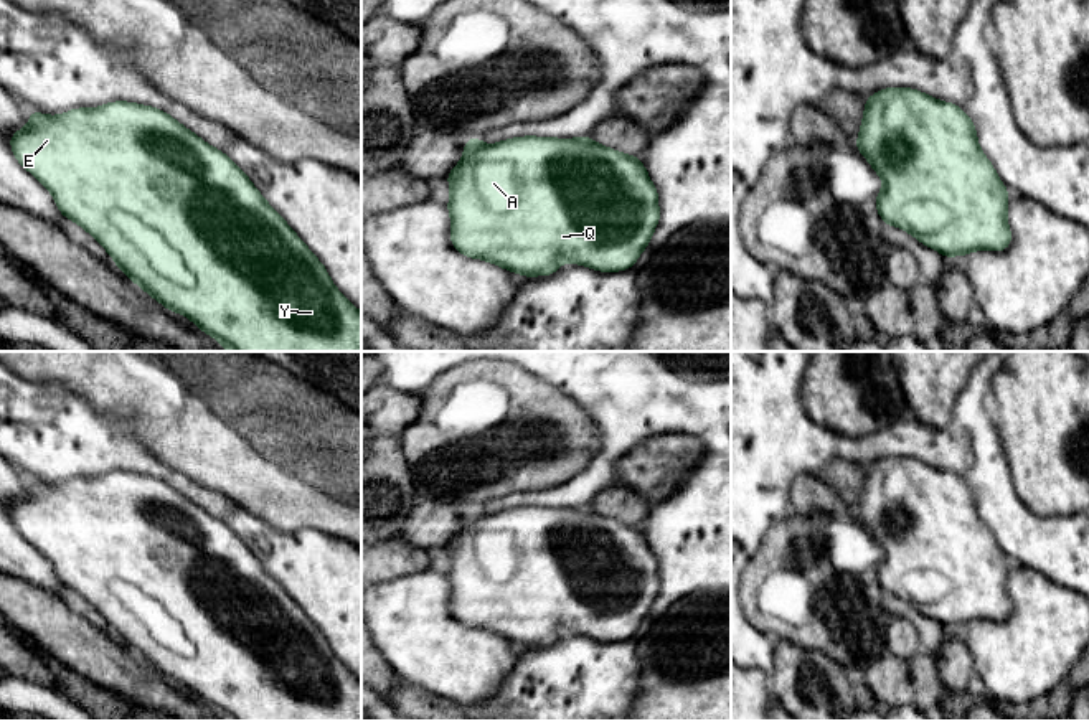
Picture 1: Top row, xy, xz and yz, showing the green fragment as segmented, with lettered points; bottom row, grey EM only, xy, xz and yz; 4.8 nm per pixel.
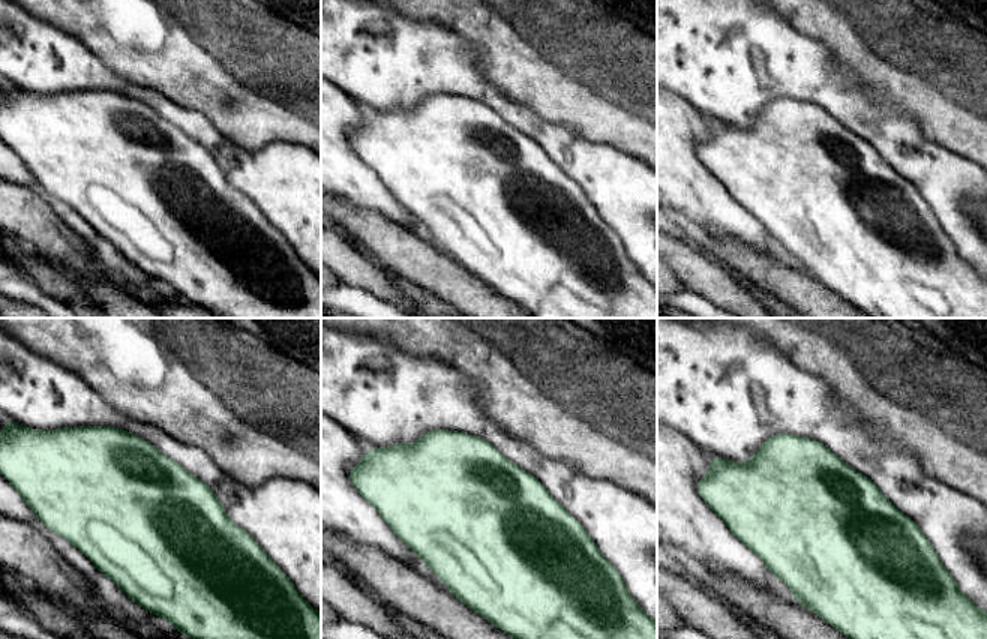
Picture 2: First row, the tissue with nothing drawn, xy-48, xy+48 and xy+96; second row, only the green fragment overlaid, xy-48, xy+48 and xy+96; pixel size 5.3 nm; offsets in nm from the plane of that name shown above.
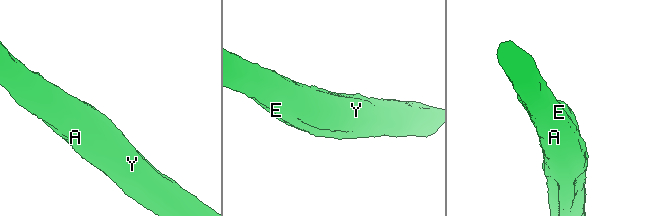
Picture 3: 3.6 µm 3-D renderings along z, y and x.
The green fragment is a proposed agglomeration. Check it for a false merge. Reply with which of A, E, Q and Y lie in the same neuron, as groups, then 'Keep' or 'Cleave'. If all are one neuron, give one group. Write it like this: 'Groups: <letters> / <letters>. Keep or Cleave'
Groups: A E Q Y. Keep

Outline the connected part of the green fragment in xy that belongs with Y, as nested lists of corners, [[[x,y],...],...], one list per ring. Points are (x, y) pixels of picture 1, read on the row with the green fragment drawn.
[[[116,101],[92,109],[71,109],[61,115],[30,111],[30,122],[10,137],[15,158],[46,190],[61,214],[84,228],[112,257],[117,267],[170,312],[188,317],[228,351],[361,351],[361,312],[333,285],[327,269],[264,200],[248,175],[221,150],[211,147],[170,114],[135,102]]]

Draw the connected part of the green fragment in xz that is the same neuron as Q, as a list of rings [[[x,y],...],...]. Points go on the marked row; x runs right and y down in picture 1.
[[[515,137],[485,145],[467,139],[462,160],[446,175],[450,188],[450,243],[465,257],[488,261],[525,277],[551,276],[563,262],[601,272],[630,269],[658,224],[658,195],[639,157],[599,145],[591,137]]]

